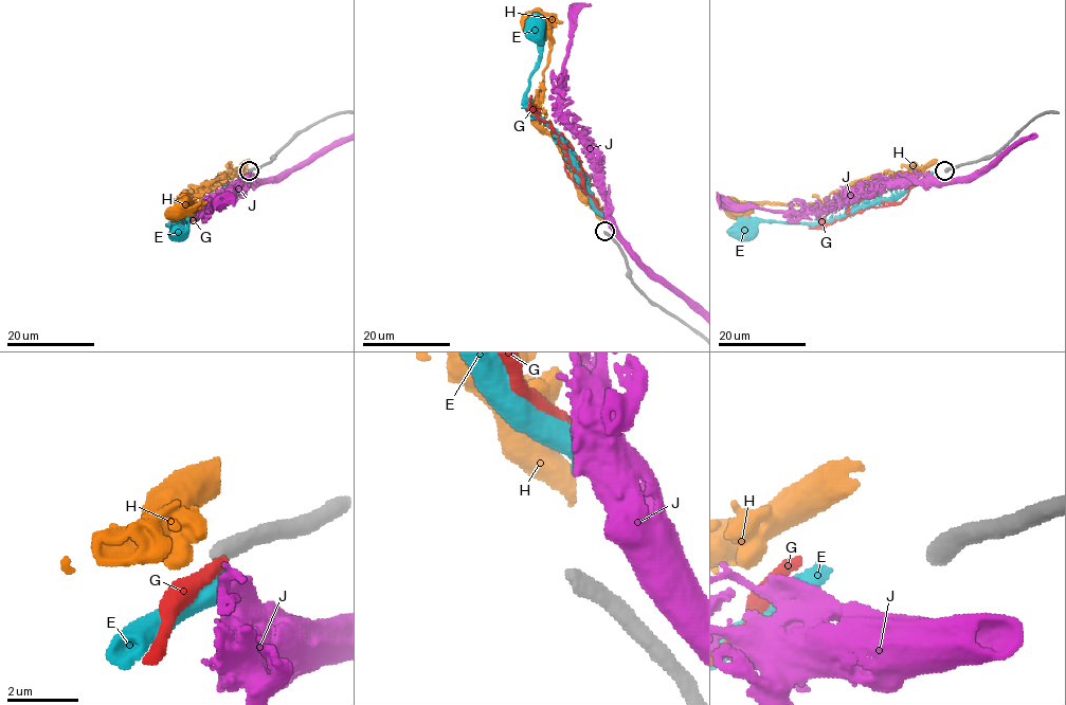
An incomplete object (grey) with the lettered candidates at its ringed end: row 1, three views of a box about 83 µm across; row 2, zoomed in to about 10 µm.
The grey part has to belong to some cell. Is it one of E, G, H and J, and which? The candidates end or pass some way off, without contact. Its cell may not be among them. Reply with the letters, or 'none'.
none

